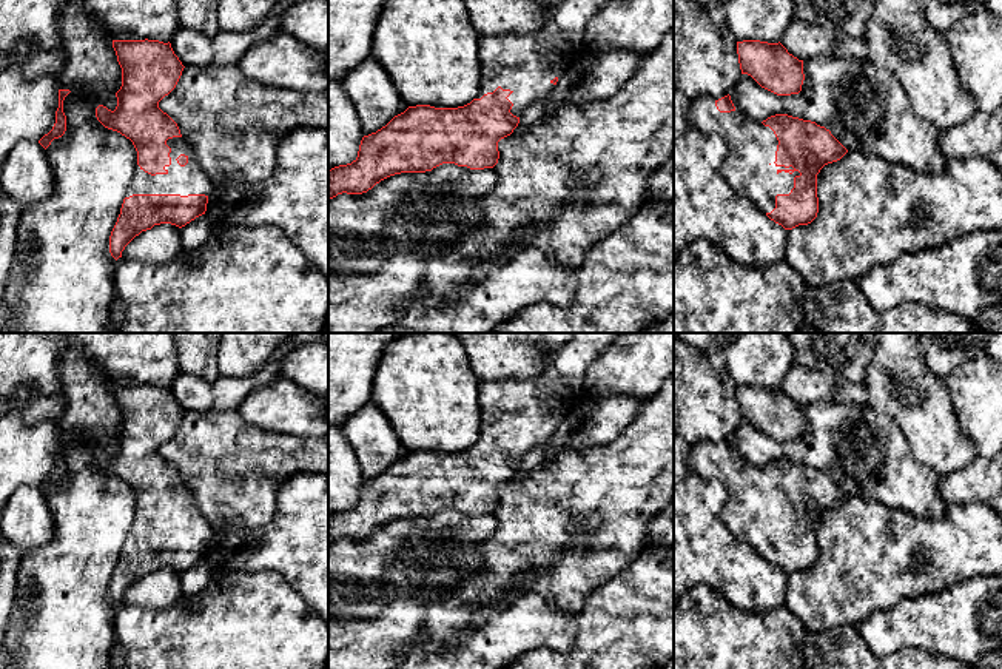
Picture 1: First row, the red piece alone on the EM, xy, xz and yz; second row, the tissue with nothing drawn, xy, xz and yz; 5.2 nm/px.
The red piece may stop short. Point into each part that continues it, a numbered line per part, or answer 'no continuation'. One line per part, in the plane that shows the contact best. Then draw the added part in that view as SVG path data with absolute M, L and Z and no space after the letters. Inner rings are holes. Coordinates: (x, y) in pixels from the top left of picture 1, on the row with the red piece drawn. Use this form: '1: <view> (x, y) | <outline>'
1: yz (751, 147) | M700 96L691 102L689 125L697 133L718 134L726 142L728 153L721 174L732 190L741 197L751 199L760 213L771 213L775 208L775 196L789 194L794 188L794 177L800 173L792 166L785 168L774 163L778 140L769 126L748 120L737 111L720 113L715 100L708 96Z

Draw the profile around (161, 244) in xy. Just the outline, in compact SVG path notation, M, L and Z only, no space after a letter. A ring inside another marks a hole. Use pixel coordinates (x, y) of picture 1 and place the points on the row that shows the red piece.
M171 224L142 231L122 251L122 257L150 264L165 264L183 251L182 228Z

